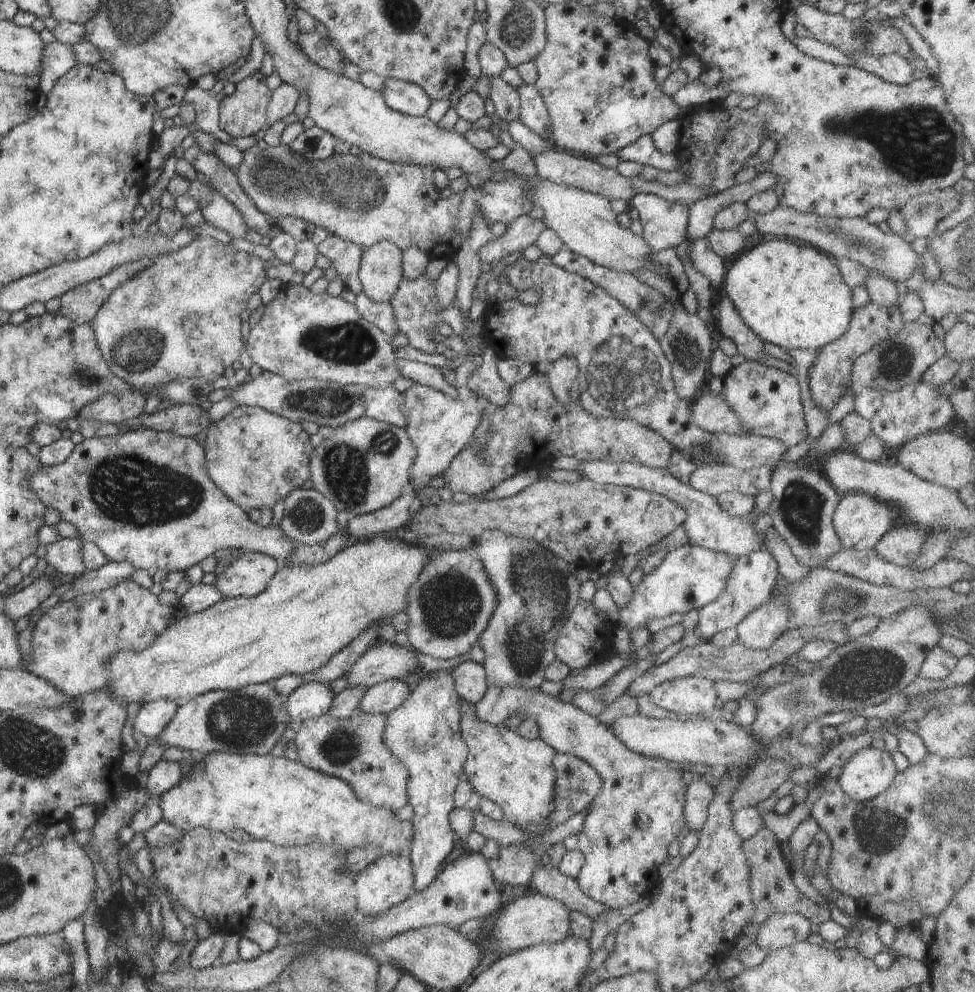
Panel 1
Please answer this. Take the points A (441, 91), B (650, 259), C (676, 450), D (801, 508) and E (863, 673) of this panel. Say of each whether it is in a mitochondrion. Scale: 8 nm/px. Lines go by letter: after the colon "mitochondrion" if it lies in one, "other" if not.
A: other
B: other
C: other
D: mitochondrion
E: mitochondrion

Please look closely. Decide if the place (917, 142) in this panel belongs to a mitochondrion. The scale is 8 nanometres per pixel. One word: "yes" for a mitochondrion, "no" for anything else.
yes

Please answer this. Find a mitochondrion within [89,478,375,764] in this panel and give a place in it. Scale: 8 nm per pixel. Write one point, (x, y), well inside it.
(235, 721)

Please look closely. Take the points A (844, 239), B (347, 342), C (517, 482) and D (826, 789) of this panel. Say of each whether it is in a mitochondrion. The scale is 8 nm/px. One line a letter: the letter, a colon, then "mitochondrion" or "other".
A: mitochondrion
B: mitochondrion
C: other
D: other

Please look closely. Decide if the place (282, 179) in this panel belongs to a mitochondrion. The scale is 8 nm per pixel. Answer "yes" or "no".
yes

